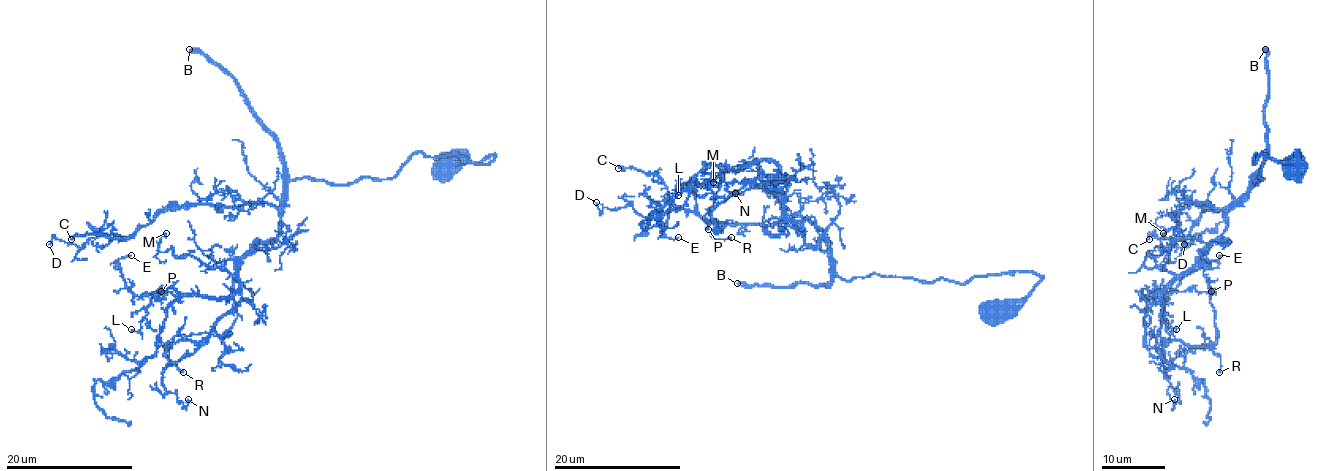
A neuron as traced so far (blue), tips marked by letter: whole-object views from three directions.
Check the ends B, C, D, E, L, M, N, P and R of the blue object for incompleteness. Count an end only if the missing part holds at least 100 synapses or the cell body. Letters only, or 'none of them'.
B

